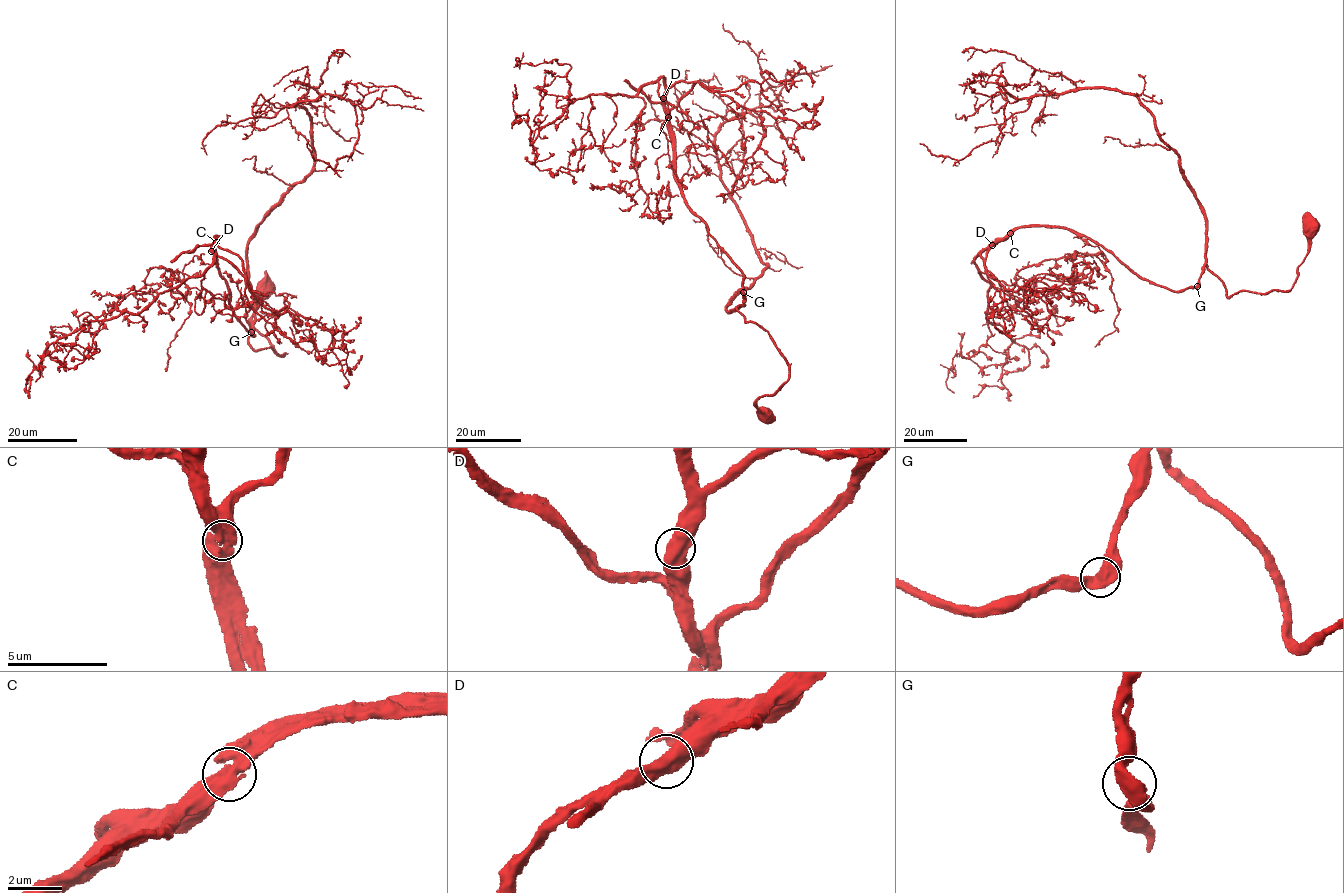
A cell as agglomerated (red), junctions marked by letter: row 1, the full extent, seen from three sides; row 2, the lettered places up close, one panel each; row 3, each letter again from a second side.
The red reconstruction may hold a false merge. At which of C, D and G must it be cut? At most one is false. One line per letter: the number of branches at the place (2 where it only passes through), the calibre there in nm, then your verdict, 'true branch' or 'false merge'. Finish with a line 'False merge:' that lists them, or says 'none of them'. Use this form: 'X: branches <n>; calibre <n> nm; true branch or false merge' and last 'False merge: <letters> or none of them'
C: branches 2; calibre 650 nm; false merge
D: branches 2; calibre 650 nm; true branch
G: branches 2; calibre 550 nm; true branch
False merge: C

